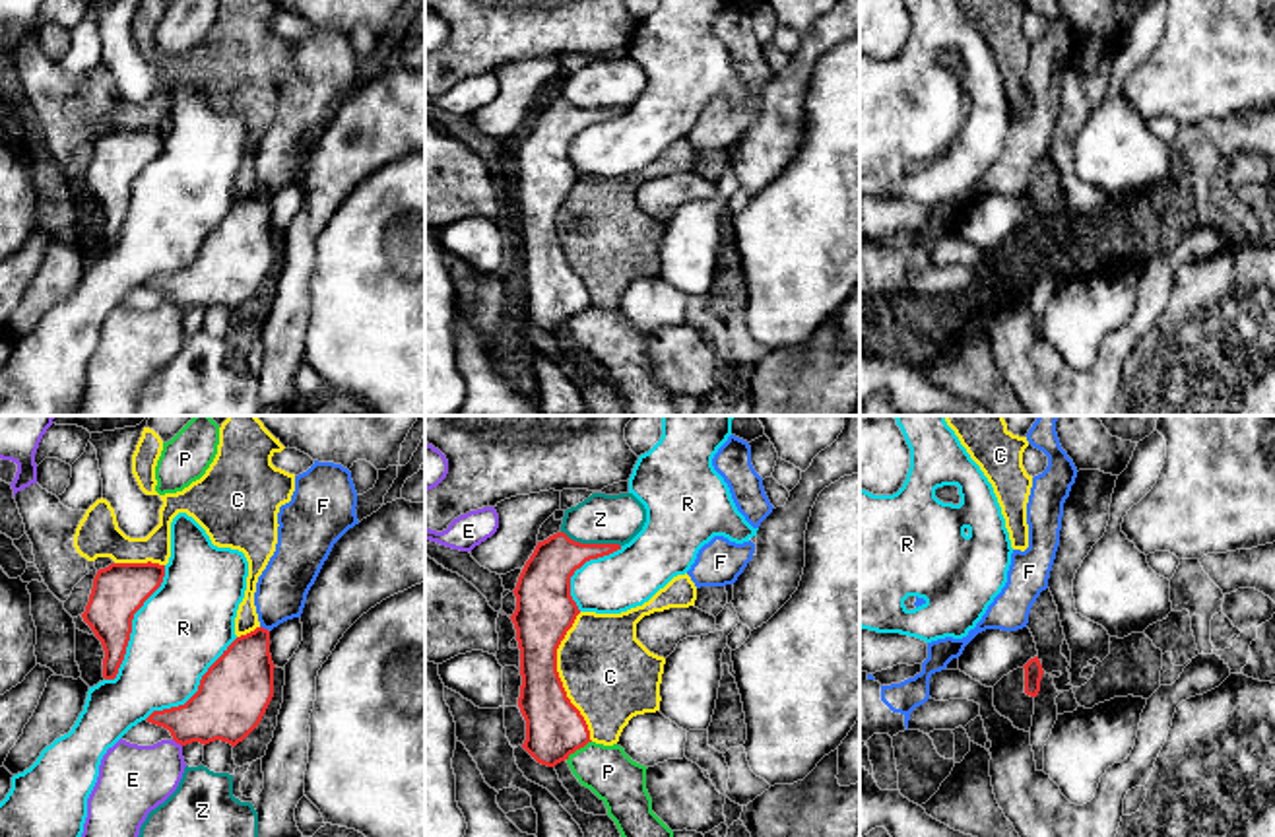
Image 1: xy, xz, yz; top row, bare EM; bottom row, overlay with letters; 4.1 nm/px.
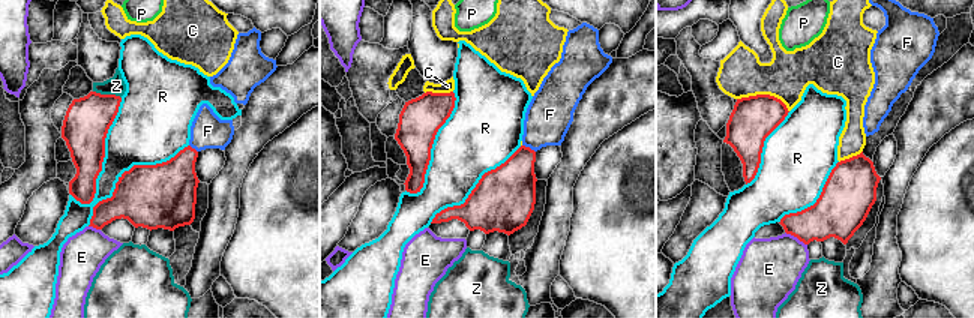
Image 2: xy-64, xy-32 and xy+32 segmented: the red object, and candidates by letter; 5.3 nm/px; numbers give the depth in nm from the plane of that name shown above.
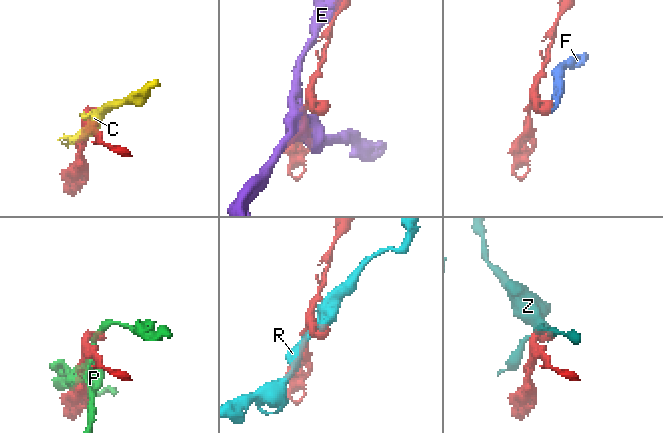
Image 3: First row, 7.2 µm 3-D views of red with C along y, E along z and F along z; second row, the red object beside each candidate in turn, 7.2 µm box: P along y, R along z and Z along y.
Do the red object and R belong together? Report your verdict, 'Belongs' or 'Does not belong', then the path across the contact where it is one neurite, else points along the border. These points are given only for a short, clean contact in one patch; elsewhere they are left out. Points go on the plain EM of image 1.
Does not belong

